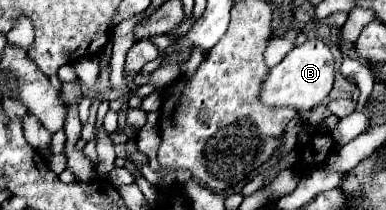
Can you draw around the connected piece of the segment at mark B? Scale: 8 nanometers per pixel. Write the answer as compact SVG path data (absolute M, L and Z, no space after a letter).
M308 39L304 45L296 45L276 67L270 69L262 85L262 101L276 107L294 107L294 109L314 109L320 105L334 83L334 57L330 47L320 39Z

